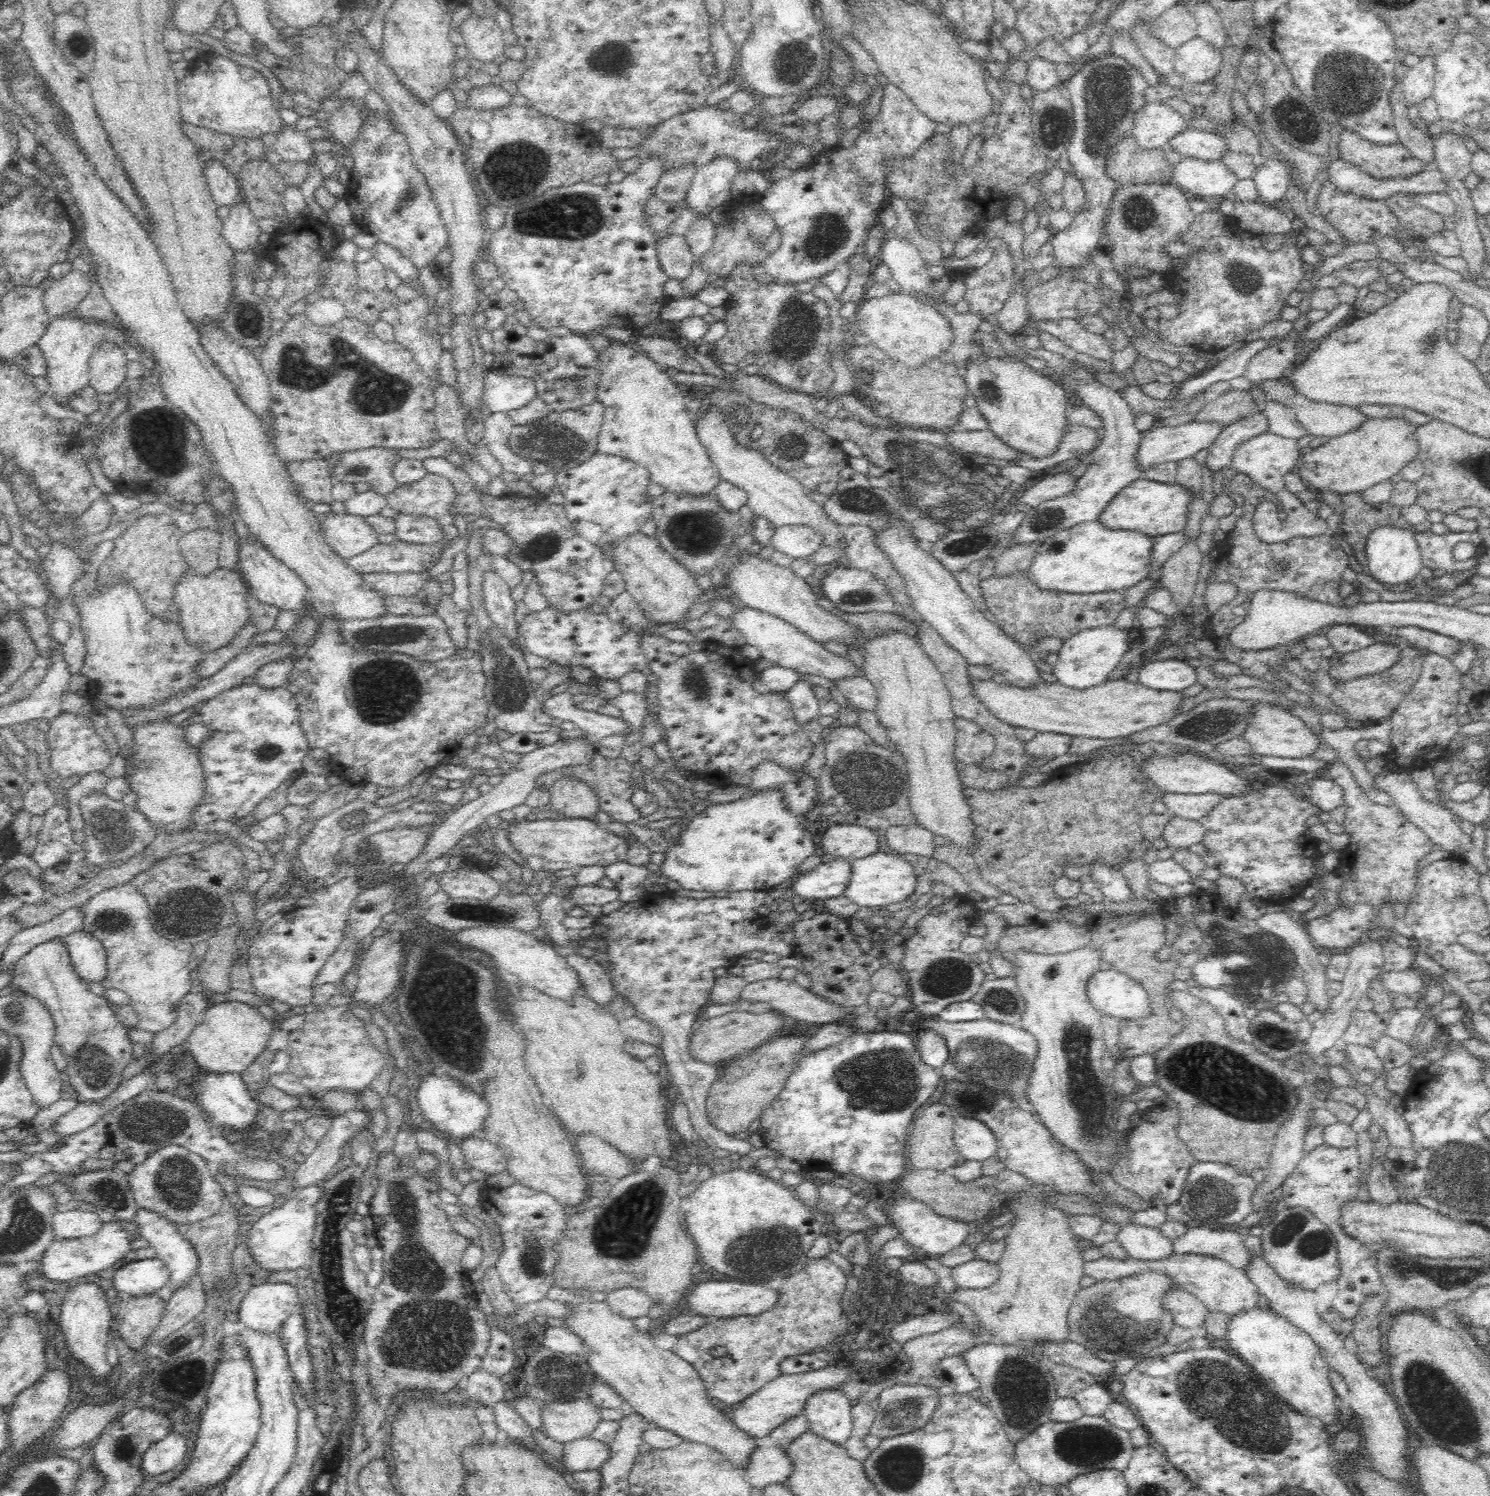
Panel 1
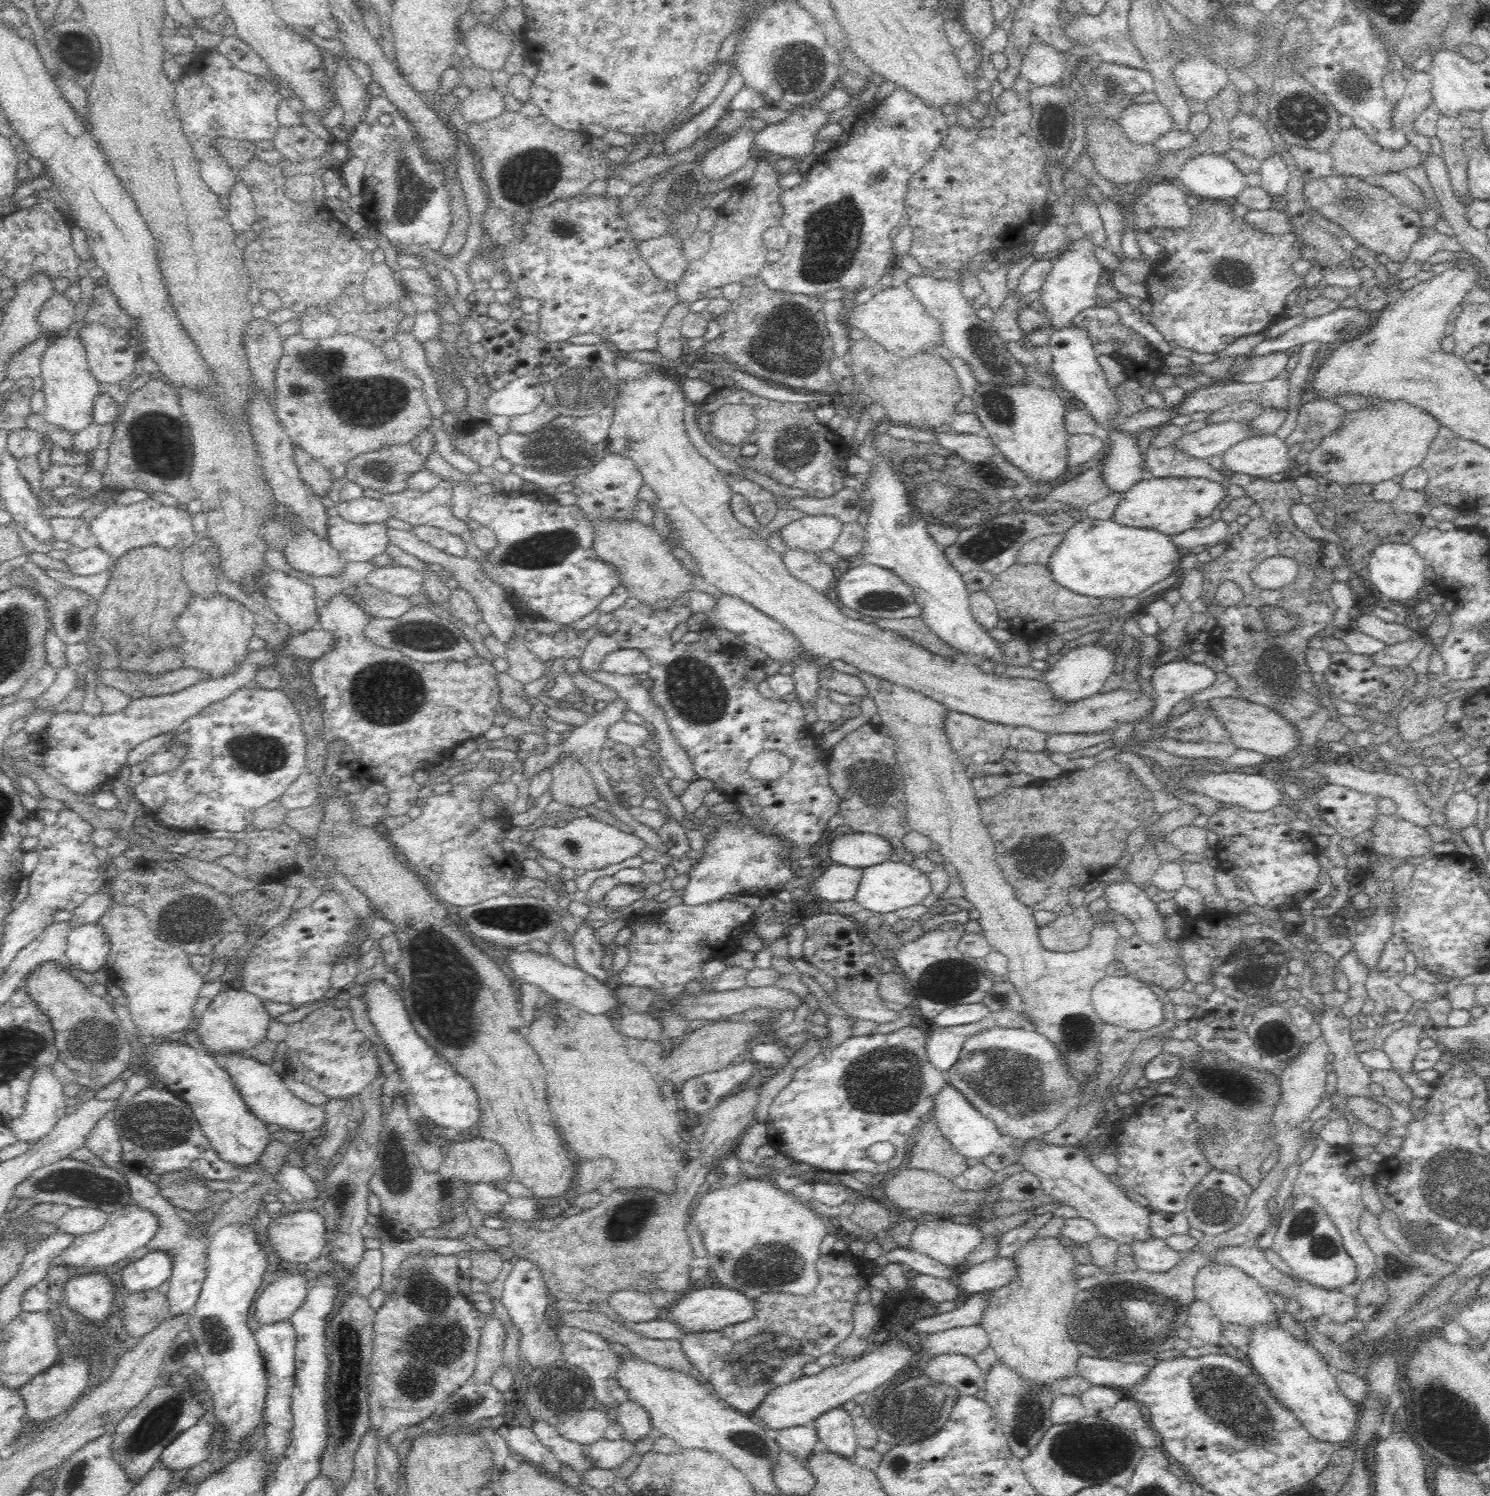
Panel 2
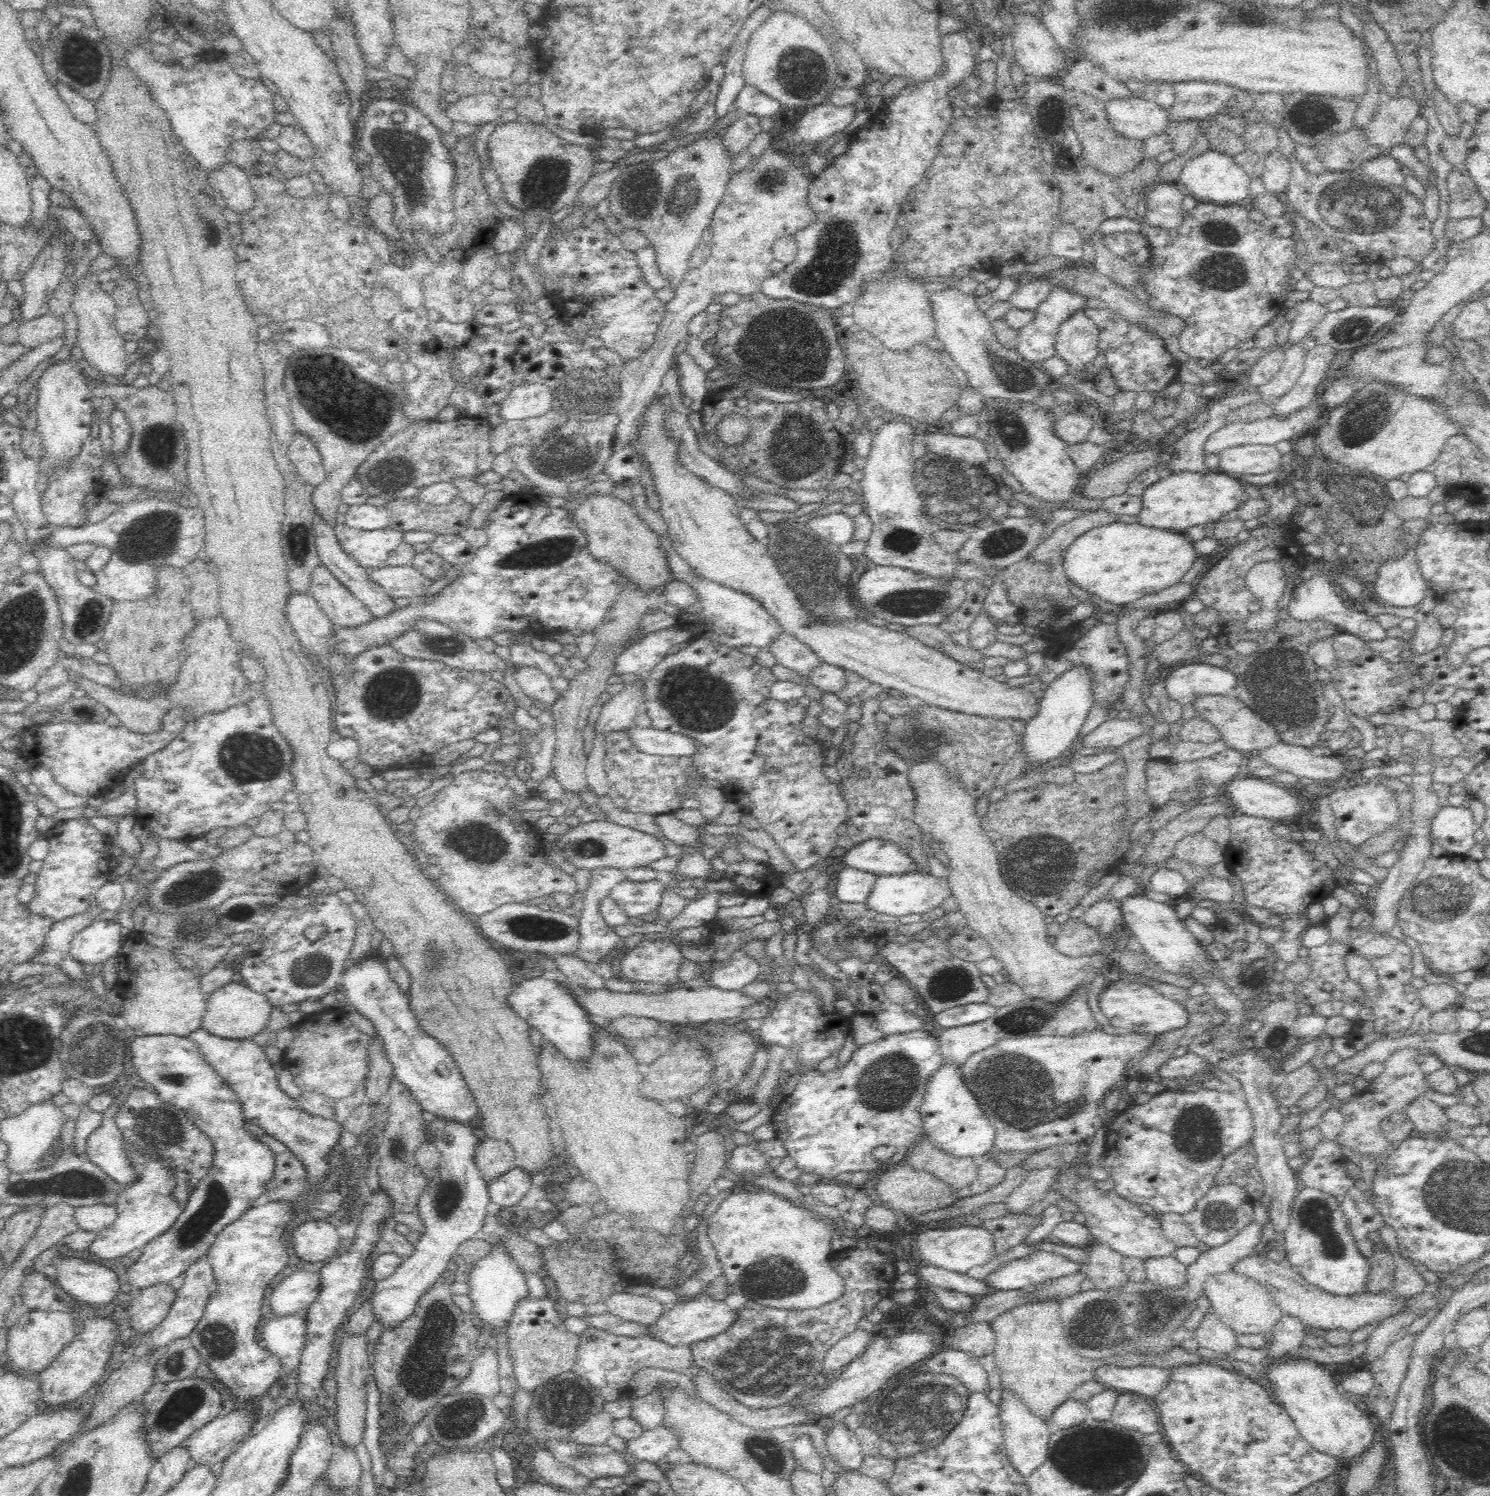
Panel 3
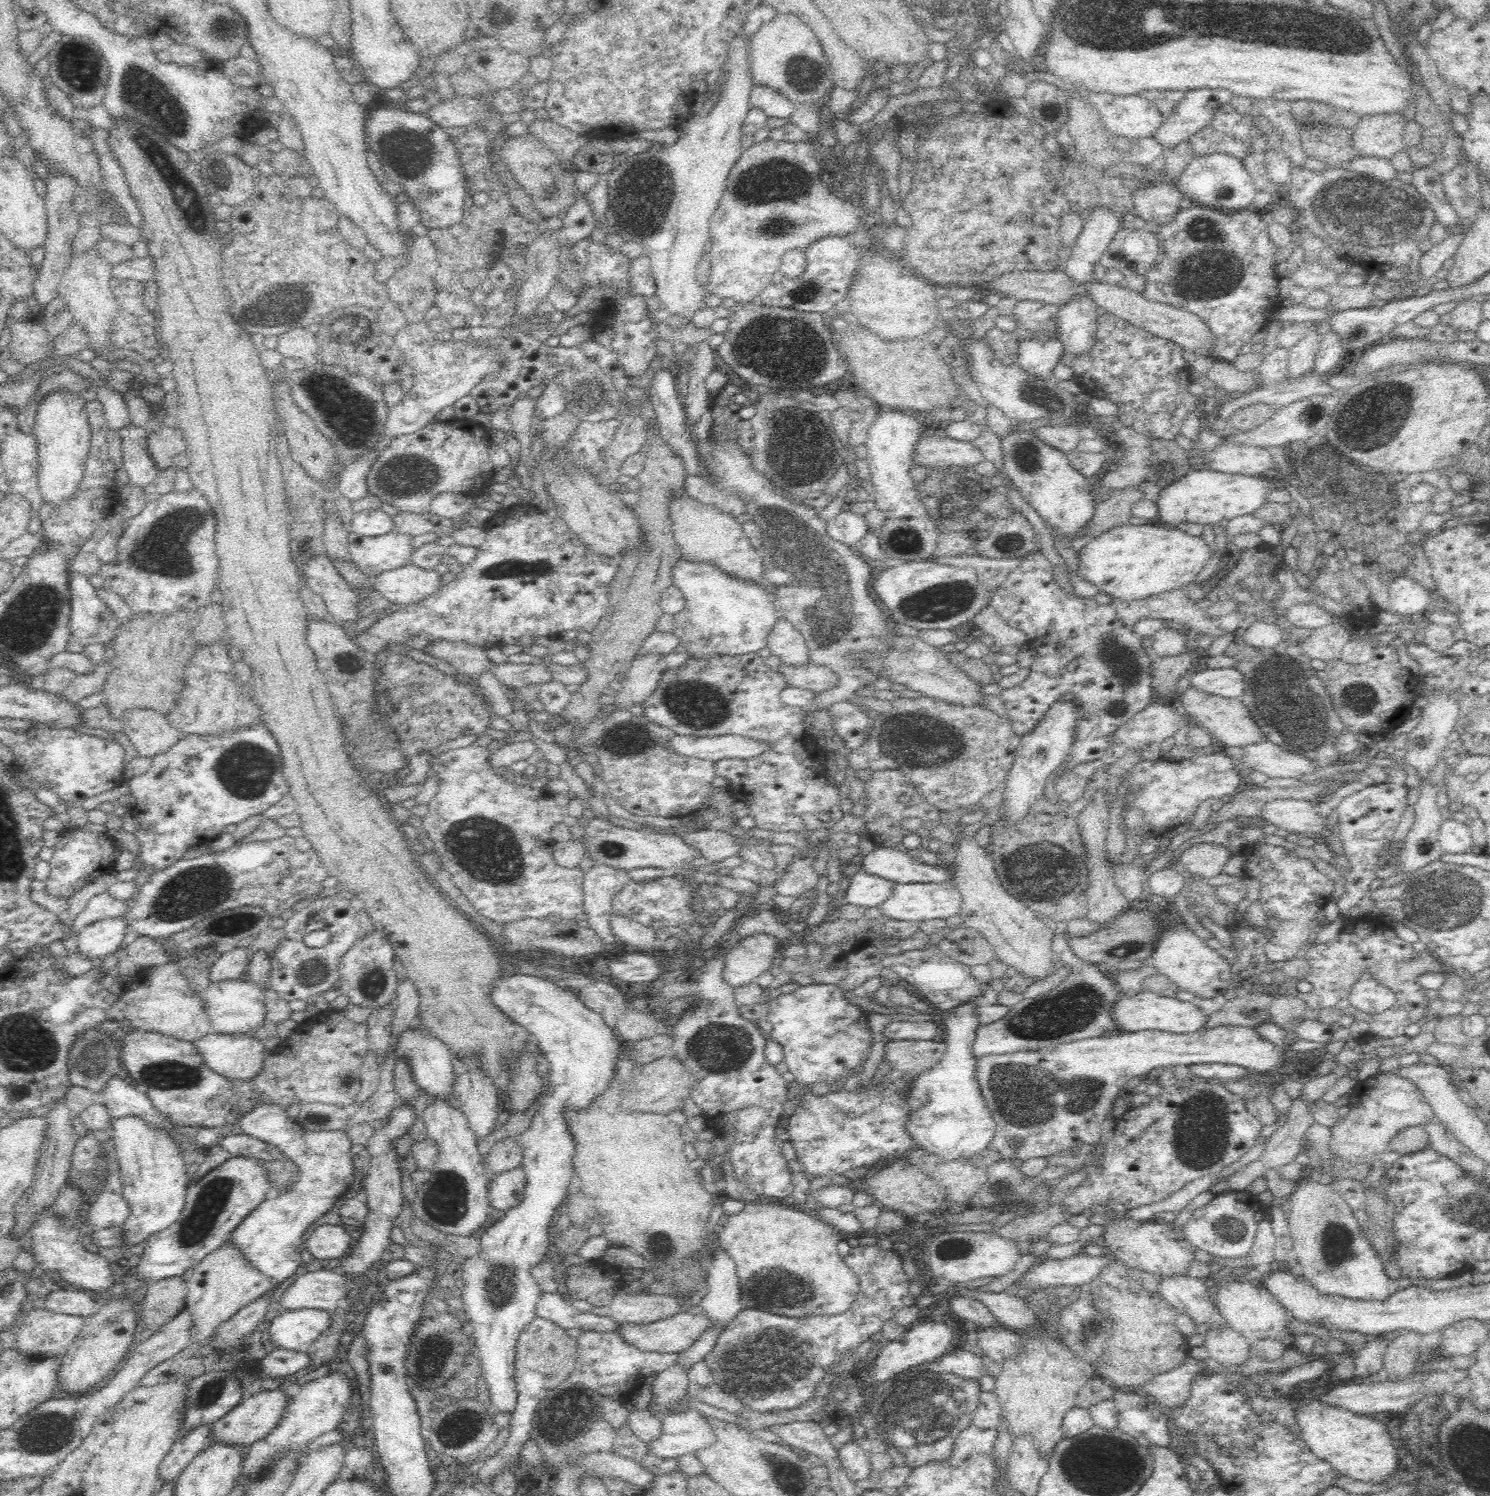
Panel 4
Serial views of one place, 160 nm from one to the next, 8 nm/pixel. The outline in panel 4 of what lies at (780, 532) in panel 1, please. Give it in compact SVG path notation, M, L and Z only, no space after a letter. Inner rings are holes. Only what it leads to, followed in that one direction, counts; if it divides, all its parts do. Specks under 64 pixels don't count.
M843 511L836 518L828 519L828 535L837 542L855 548L855 544L870 533L863 515Z

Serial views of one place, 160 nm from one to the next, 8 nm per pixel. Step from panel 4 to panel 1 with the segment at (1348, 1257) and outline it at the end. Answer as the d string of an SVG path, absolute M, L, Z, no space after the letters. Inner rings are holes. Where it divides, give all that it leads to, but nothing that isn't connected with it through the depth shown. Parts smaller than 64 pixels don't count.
M1277 1205L1274 1220L1262 1227L1263 1259L1282 1280L1299 1284L1302 1289L1314 1290L1320 1284L1336 1281L1341 1275L1336 1238L1311 1210Z

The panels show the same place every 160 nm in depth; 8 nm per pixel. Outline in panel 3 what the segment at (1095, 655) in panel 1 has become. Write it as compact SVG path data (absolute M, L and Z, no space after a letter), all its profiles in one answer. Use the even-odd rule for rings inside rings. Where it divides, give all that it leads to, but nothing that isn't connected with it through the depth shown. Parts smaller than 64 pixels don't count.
M1072 667L1048 686L1044 698L1039 702L1038 712L1027 721L1020 737L1020 745L1027 759L1022 766L1022 777L1047 762L1064 757L1064 752L1068 751L1074 740L1078 738L1082 724L1093 705L1092 696L1090 673L1086 667Z

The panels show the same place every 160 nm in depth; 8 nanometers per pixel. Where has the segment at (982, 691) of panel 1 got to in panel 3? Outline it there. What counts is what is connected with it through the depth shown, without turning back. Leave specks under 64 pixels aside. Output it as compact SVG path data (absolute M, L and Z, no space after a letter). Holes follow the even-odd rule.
M654 398L641 420L639 437L632 446L638 450L640 455L642 453L646 457L650 469L652 469L656 494L660 498L658 512L663 516L666 523L668 539L672 543L676 554L686 560L688 566L695 571L695 574L760 600L764 609L768 610L768 613L779 622L781 630L809 646L821 662L838 666L845 671L856 672L858 676L870 680L871 683L880 684L884 689L898 690L906 697L916 696L924 704L982 717L1015 718L1016 720L1028 721L1038 712L1038 701L1030 693L1026 693L1022 687L1008 687L1006 683L997 682L989 674L981 673L972 669L972 667L956 662L956 659L926 646L905 631L892 631L886 627L872 625L865 620L844 621L843 623L814 621L804 611L797 591L790 588L785 575L776 566L776 561L774 561L772 555L768 553L767 547L757 542L746 531L739 515L741 508L737 506L733 497L687 472L686 468L680 465L678 457L676 457L674 441L670 441L664 435L666 434L666 431L664 431L664 414L666 412L668 412L668 407L660 405L658 399Z

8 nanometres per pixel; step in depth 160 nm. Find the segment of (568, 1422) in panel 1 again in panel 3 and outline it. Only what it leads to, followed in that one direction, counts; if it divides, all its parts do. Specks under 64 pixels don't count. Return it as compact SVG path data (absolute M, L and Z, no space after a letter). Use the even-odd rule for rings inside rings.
M603 1410L576 1427L570 1440L581 1446L607 1445L614 1434L614 1421L613 1416Z

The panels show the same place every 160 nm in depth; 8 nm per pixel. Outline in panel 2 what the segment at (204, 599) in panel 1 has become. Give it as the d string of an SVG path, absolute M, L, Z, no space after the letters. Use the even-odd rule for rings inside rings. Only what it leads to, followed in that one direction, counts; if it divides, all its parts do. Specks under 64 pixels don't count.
M194 596L188 610L178 618L182 644L182 666L200 670L200 680L217 679L234 672L249 654L247 645L255 627L253 613L225 596L203 600Z

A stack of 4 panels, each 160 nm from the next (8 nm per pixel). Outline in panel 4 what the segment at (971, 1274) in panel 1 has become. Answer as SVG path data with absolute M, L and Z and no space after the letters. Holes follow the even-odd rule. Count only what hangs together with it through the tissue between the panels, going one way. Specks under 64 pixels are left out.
M1080 1252L1067 1259L1048 1259L1043 1264L1034 1266L1023 1276L1026 1286L1076 1286L1081 1287L1109 1267L1116 1258L1109 1254L1100 1257Z

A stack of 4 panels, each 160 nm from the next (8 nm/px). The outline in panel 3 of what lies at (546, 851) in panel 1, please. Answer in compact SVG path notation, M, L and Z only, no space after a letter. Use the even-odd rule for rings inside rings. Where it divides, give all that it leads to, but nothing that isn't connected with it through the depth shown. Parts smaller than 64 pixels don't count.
M606 819L580 823L554 839L576 868L586 868L590 871L602 867L618 868L623 871L648 867L653 862L667 857L666 845L658 837L632 827L620 826Z

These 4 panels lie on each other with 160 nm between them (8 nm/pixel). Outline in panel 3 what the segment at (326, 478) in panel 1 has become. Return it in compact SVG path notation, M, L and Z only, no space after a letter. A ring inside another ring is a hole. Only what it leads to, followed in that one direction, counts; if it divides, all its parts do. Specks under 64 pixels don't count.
M296 432L291 438L288 459L297 467L296 471L306 483L318 487L326 478L324 459L315 442L306 434Z

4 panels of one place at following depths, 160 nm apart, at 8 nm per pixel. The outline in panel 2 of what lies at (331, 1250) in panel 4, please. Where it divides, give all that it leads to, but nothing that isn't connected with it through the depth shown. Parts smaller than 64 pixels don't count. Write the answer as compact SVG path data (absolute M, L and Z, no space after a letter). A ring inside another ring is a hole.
M318 1211L286 1213L269 1226L270 1244L282 1260L308 1264L325 1254L326 1221Z

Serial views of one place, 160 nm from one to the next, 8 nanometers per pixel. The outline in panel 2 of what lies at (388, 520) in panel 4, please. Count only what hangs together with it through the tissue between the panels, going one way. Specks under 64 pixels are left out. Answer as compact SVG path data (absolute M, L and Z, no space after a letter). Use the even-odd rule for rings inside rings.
M361 497L348 502L340 502L336 508L339 516L352 524L386 523L390 519L386 504L372 498Z

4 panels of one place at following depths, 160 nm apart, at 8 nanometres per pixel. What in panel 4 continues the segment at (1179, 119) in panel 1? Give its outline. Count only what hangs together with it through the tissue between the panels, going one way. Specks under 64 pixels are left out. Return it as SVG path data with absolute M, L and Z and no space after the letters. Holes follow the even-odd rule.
M1084 92L1082 98L1096 106L1104 126L1116 136L1126 136L1129 140L1153 137L1152 134L1163 124L1160 112L1139 94L1120 98Z

